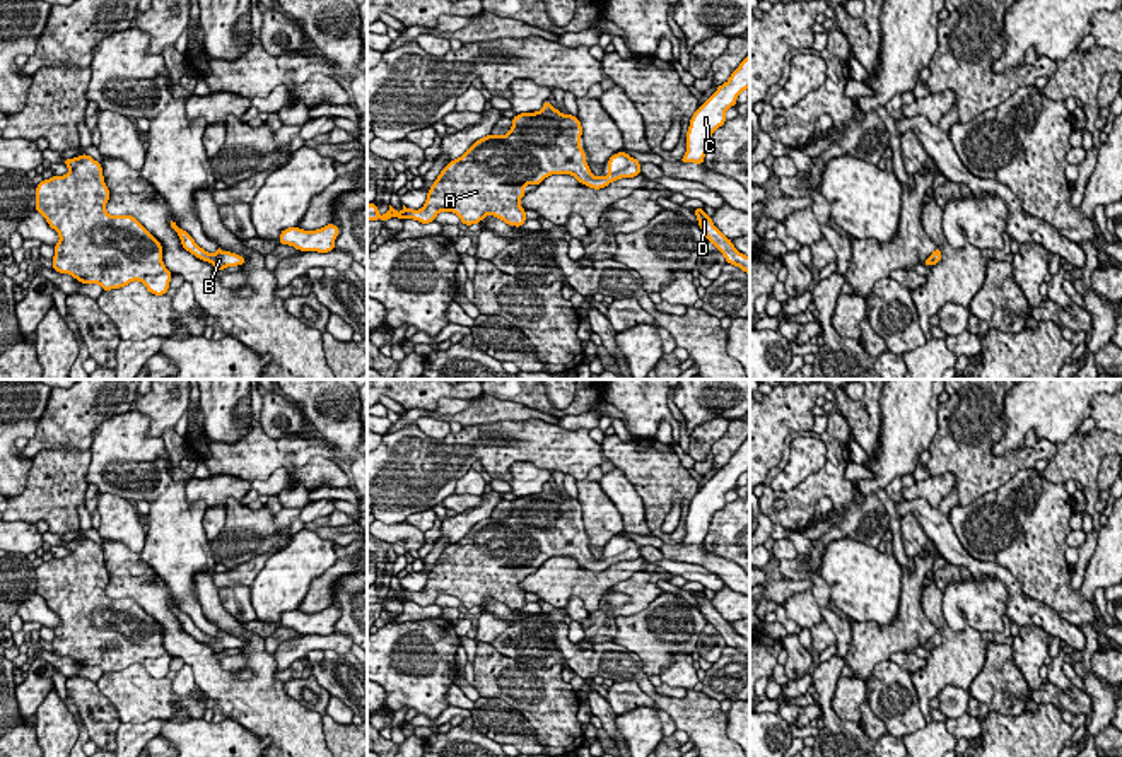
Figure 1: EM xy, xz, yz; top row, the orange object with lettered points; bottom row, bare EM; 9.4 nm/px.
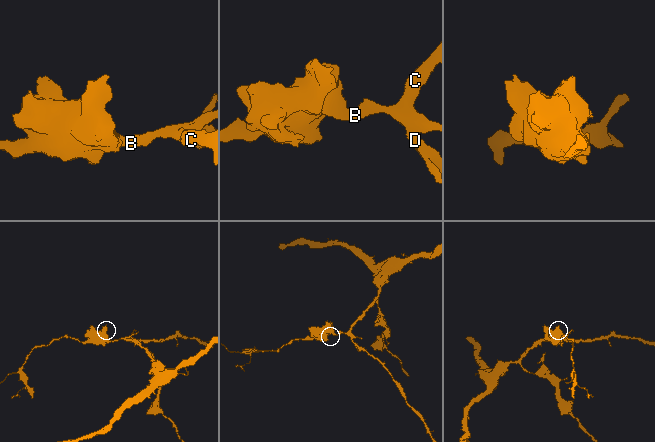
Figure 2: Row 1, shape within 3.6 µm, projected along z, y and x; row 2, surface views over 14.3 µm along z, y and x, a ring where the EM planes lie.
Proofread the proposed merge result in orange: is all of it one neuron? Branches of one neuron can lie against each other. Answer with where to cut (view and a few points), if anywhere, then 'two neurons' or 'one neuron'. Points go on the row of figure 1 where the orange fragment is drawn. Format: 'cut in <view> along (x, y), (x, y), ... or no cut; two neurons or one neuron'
no cut; one neuron

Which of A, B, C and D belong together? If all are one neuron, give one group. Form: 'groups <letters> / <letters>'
groups A B C D

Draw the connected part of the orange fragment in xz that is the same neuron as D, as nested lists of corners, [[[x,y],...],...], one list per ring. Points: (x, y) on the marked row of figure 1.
[[[693,208],[698,227],[705,238],[722,253],[729,265],[739,267],[745,273],[750,275],[750,256],[739,253],[733,241],[728,239],[712,222],[712,219],[704,212],[704,208]]]

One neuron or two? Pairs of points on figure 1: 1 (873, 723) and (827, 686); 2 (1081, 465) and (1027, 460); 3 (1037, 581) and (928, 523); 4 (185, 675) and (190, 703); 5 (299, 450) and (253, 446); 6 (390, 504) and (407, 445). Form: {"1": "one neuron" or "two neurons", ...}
{"1": "two neurons", "2": "two neurons", "3": "two neurons", "4": "one neuron", "5": "one neuron", "6": "one neuron"}

